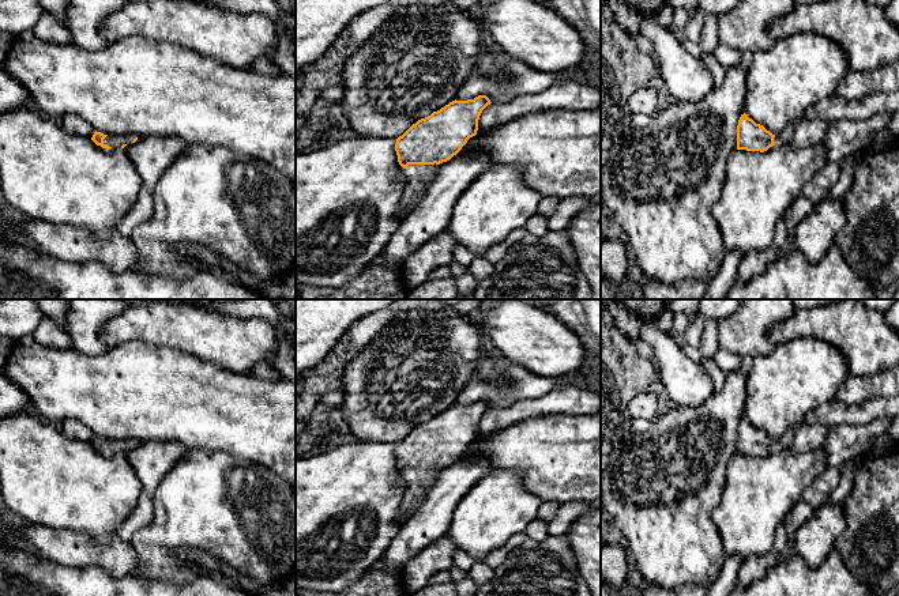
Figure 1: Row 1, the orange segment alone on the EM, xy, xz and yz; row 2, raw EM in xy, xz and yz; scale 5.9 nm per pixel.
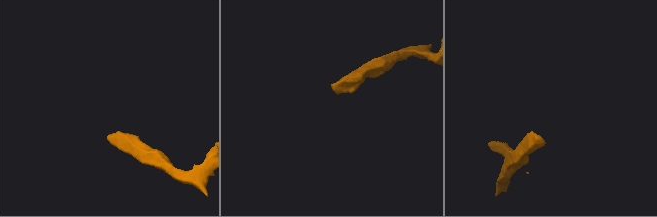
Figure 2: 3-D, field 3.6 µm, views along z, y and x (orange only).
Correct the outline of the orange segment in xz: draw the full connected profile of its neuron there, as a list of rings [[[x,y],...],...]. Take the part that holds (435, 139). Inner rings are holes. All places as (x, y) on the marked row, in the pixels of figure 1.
[[[486,95],[467,101],[455,99],[418,120],[396,139],[398,162],[407,174],[399,203],[402,218],[421,201],[433,180],[433,167],[450,161],[477,135],[479,116],[490,103]]]

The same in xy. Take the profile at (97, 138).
[[[95,131],[91,140],[102,148],[124,148],[127,144],[135,143],[138,137],[133,135],[104,135]]]

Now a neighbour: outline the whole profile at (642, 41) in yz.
[[[636,31],[632,37],[635,38],[635,42],[639,46],[639,49],[643,53],[651,56],[657,61],[657,54],[655,54],[651,41],[640,31]]]

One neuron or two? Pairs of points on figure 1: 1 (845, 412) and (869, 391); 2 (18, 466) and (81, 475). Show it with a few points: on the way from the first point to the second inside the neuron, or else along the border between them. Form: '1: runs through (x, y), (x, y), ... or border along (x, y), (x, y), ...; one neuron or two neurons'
1: border along (884, 398), (857, 404), (837, 402); two neurons
2: runs through (33, 466), (45, 475), (66, 475); one neuron

